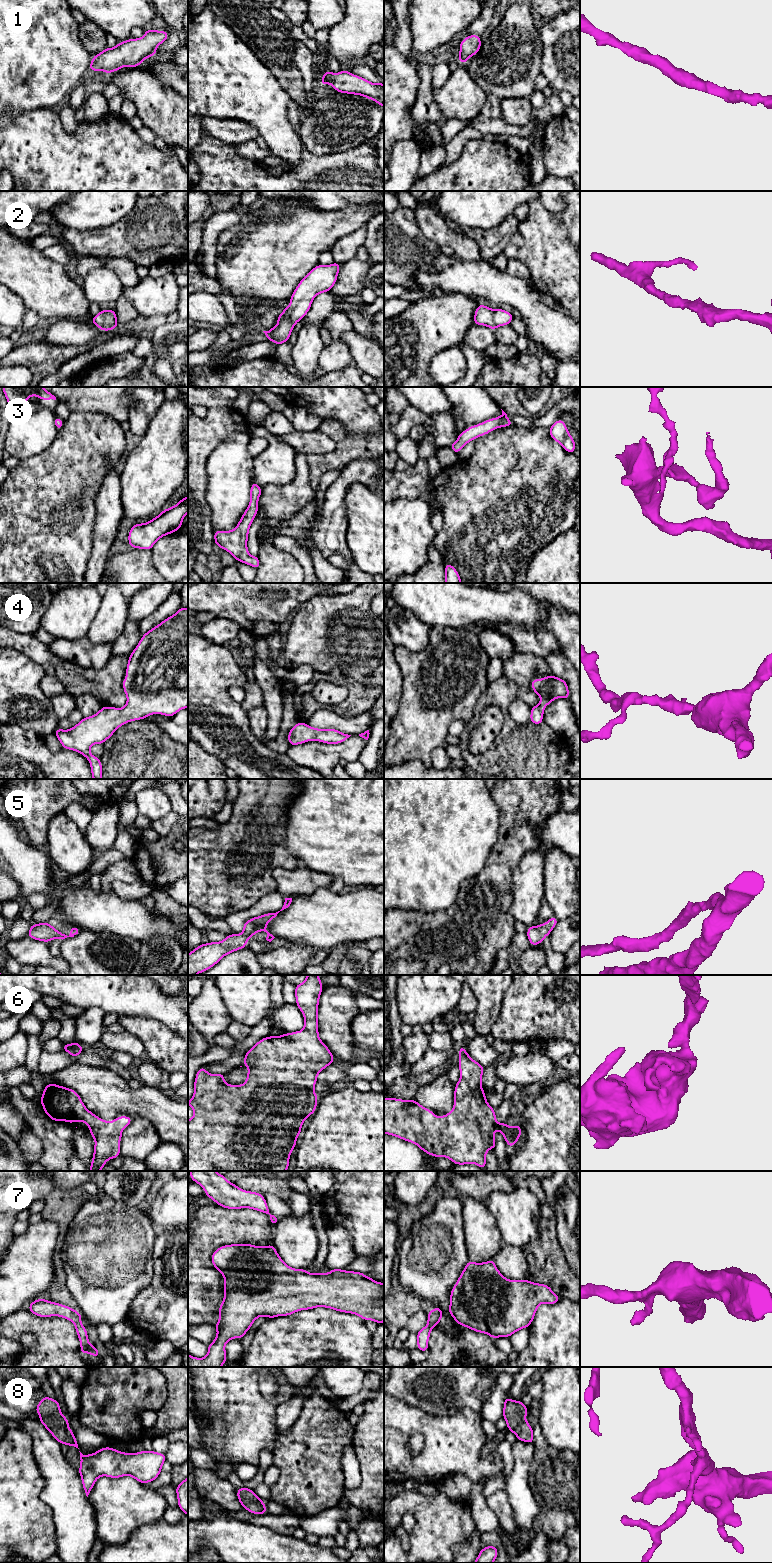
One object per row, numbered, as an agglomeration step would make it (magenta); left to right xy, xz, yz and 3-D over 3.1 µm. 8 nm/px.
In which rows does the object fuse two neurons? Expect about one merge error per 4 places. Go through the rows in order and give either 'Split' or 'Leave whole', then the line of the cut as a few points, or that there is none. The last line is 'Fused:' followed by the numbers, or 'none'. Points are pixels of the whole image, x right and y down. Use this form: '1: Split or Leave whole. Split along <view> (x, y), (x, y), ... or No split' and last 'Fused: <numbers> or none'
1: Leave whole. No split
2: Leave whole. No split
3: Leave whole. No split
4: Leave whole. No split
5: Leave whole. No split
6: Leave whole. No split
7: Leave whole. No split
8: Leave whole. No split
Fused: none

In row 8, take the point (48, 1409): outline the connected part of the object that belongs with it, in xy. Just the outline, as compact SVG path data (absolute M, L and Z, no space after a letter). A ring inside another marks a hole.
M45 1395L34 1411L39 1414L39 1421L56 1441L78 1448L76 1437L68 1425L68 1419L61 1413L60 1404L57 1400Z

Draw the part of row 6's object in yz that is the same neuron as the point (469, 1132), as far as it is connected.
M463 1045L459 1047L458 1067L460 1080L454 1090L453 1109L448 1114L435 1116L415 1099L384 1098L384 1133L414 1143L428 1155L444 1156L456 1165L473 1163L484 1170L487 1151L496 1147L494 1132L499 1130L511 1148L519 1141L522 1131L519 1123L510 1127L496 1121L495 1109L488 1104L481 1086L484 1066L470 1057Z

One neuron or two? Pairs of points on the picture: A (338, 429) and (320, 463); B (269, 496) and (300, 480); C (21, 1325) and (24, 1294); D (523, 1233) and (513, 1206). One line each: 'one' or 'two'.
A: one
B: one
C: two
D: one

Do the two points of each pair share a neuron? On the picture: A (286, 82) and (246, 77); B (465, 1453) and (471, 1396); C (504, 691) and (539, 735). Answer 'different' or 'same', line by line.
A: different
B: different
C: same

